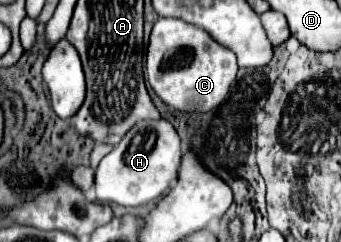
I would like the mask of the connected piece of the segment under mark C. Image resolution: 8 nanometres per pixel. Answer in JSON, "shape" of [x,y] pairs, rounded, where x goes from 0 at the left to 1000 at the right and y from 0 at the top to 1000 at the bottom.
{"shape":[[[466,74],[437,157],[425,298],[449,380],[490,438],[525,463],[613,463],[666,405],[695,314],[695,256],[672,198],[636,182],[578,107],[519,91],[519,74]]]}

